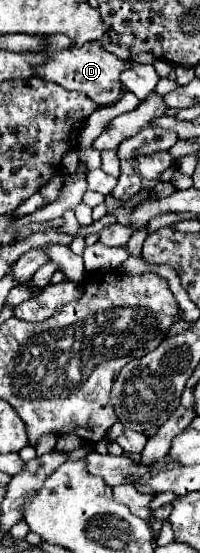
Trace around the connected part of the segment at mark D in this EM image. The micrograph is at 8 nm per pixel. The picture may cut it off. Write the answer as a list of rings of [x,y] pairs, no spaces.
[[[52,36],[52,42],[44,54],[48,56],[48,62],[38,66],[36,70],[38,76],[58,82],[66,90],[80,90],[88,98],[92,98],[98,106],[112,106],[114,102],[118,102],[124,90],[120,82],[120,74],[122,70],[128,70],[130,62],[116,58],[114,54],[104,50],[100,42],[86,42],[78,48],[66,36]]]

